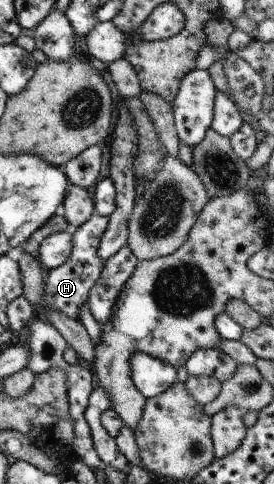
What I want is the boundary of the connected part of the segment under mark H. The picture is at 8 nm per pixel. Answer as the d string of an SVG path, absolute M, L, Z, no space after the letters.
M94 212L84 224L74 229L70 260L66 260L61 267L45 270L46 300L44 304L48 310L58 310L72 320L79 320L80 306L89 300L90 291L96 286L104 270L105 264L102 264L100 244L102 235L108 228L109 217Z

